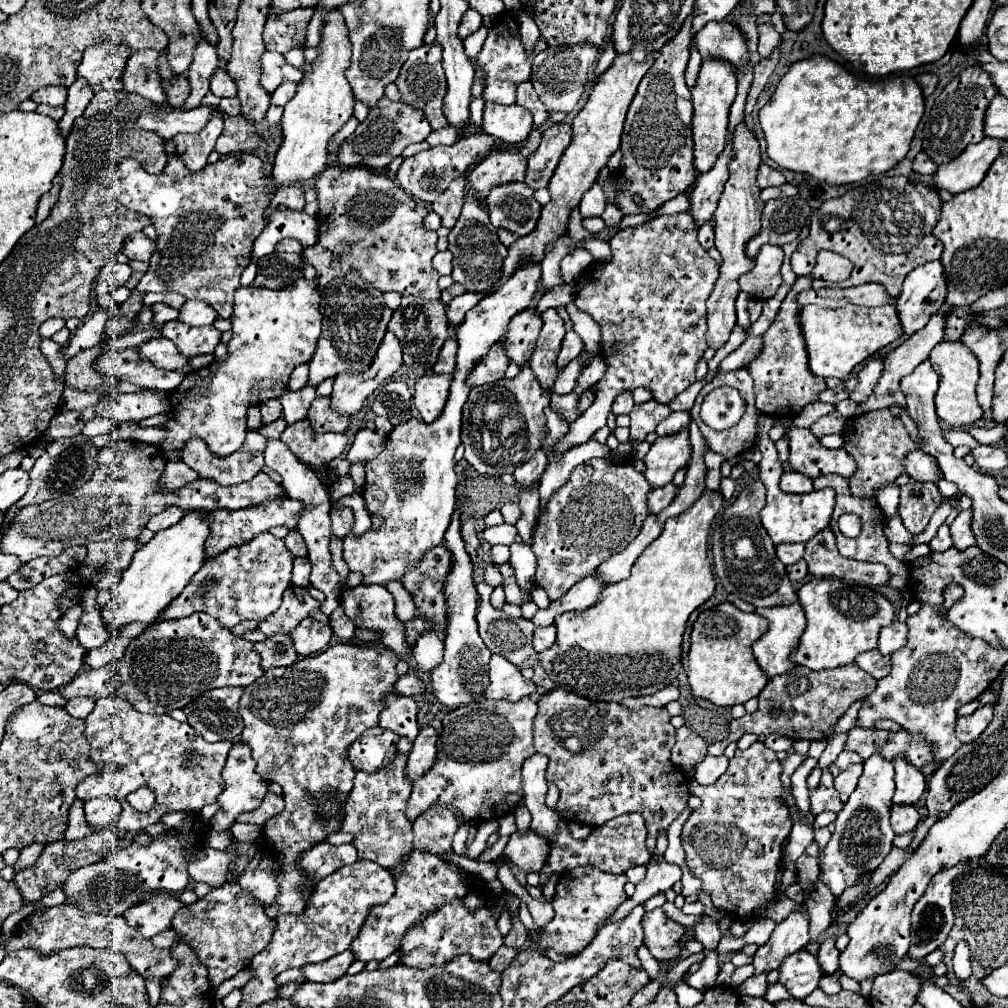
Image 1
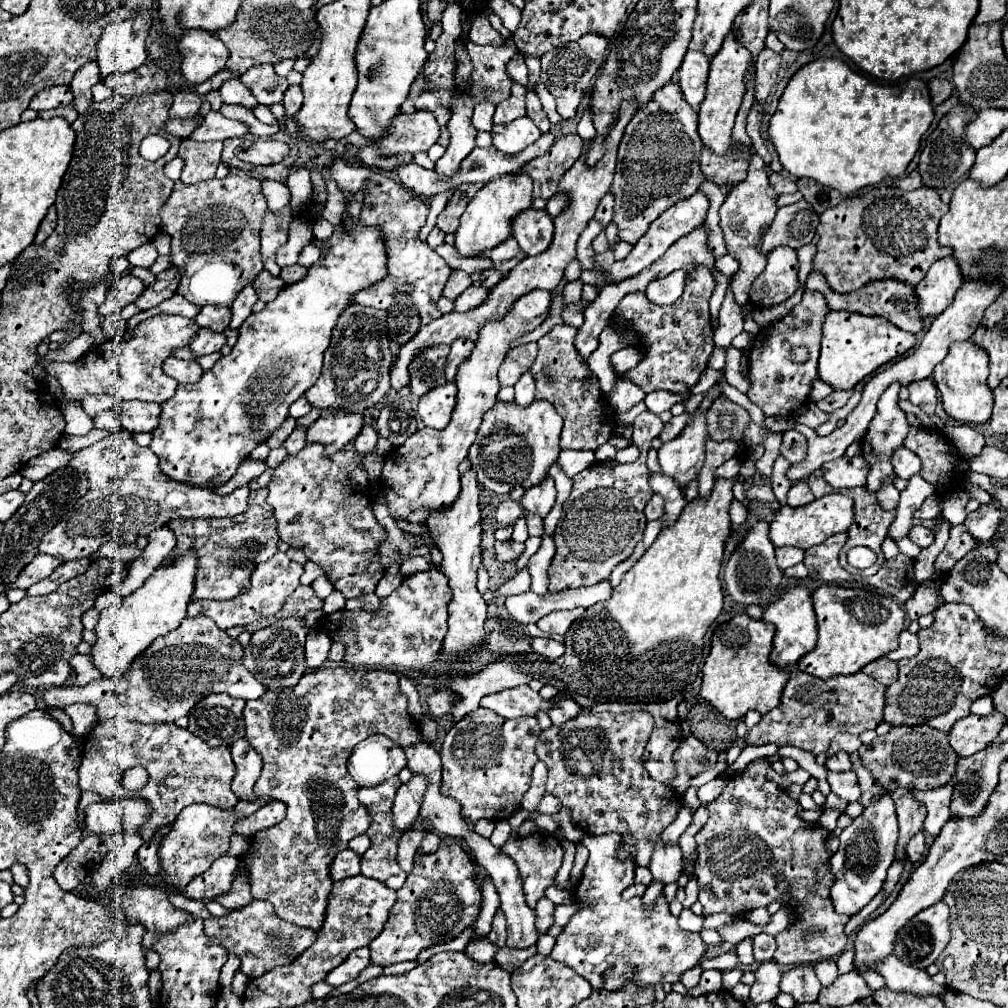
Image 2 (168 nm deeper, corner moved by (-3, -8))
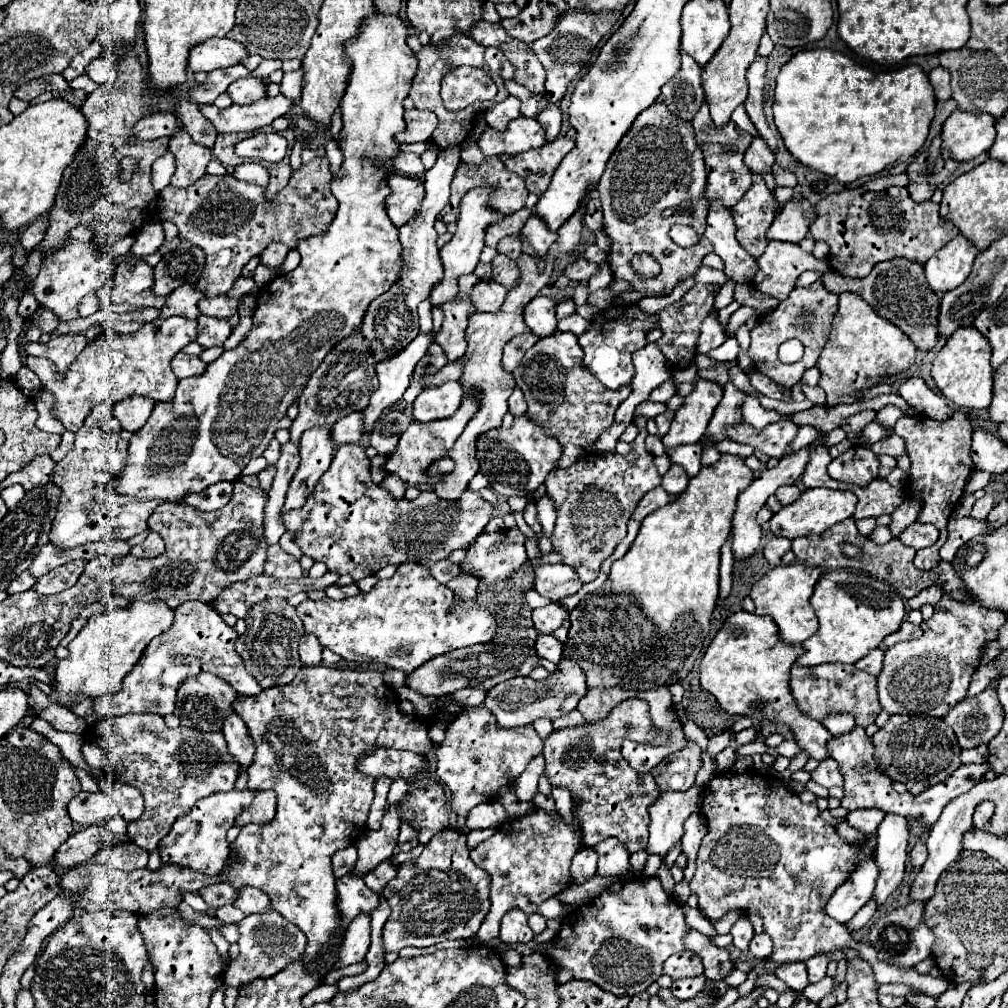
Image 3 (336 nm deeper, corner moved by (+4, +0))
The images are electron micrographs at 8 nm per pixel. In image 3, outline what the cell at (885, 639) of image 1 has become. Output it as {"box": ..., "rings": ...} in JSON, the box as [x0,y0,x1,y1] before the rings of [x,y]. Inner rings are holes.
{"box":[880,621,922,651],"rings":[[[904,621],[896,633],[888,635],[888,637],[882,641],[880,649],[886,651],[886,649],[890,649],[892,645],[896,645],[896,643],[900,643],[900,641],[912,641],[912,639],[918,639],[920,635],[922,635],[922,629],[920,629],[918,625],[912,625],[912,623],[908,623],[908,621]]]}

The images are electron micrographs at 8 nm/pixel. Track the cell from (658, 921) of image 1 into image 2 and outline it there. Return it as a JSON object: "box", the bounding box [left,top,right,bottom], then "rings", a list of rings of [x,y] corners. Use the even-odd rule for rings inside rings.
{"box":[551,833,707,991],"rings":[[[619,833],[599,837],[583,835],[581,843],[589,849],[589,861],[579,885],[573,889],[573,895],[579,901],[589,901],[591,905],[571,917],[563,933],[557,937],[551,957],[567,963],[595,989],[613,991],[623,989],[629,983],[643,989],[645,985],[679,981],[679,975],[685,969],[701,961],[707,945],[697,933],[683,931],[677,925],[677,917],[671,915],[663,893],[653,903],[653,909],[645,909],[641,897],[623,901],[621,893],[633,885],[635,863],[617,859],[617,849],[621,845]]]}

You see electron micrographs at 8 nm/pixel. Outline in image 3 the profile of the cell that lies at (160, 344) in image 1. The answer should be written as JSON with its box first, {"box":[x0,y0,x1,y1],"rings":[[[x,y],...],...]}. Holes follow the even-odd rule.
{"box":[172,353,206,379],"rings":[[[178,353],[178,355],[174,355],[174,359],[172,359],[172,371],[174,371],[174,375],[176,375],[178,379],[204,373],[204,369],[206,369],[206,363],[200,361],[198,357],[194,357],[194,355]]]}

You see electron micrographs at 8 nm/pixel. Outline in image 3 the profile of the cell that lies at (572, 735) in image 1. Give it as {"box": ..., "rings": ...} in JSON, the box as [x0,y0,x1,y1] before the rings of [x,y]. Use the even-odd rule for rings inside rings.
{"box":[544,699,668,853],"rings":[[[642,699],[622,701],[600,721],[554,729],[544,741],[544,773],[552,787],[568,789],[574,797],[574,815],[582,827],[582,841],[586,847],[592,847],[606,837],[618,837],[628,853],[646,849],[650,821],[648,807],[658,801],[660,789],[654,785],[650,773],[636,773],[622,757],[620,745],[625,739],[653,745],[664,745],[668,741],[666,734],[654,729],[648,703]]]}

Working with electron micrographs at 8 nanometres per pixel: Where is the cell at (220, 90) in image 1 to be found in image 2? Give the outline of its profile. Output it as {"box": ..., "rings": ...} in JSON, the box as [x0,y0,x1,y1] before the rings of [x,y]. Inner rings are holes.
{"box":[219,79,259,109],"rings":[[[239,79],[225,81],[219,91],[221,91],[221,97],[223,97],[225,103],[237,103],[237,105],[243,105],[243,107],[249,107],[249,109],[255,109],[259,105],[255,101],[253,93]]]}

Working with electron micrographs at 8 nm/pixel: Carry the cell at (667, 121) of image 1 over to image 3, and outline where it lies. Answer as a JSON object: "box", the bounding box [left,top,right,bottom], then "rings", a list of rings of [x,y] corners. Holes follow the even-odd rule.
{"box":[596,101,712,293],"rings":[[[662,101],[652,103],[636,117],[634,125],[616,145],[596,185],[604,211],[604,231],[612,241],[608,257],[614,277],[630,281],[634,289],[642,293],[670,293],[680,279],[692,277],[704,255],[712,253],[712,245],[704,237],[708,215],[708,205],[702,201],[704,187],[706,171],[702,149],[698,149],[692,125],[674,117]],[[682,203],[690,203],[690,211],[680,211]],[[668,207],[676,207],[678,213],[666,221],[662,219],[662,211]],[[674,223],[694,227],[700,241],[692,247],[676,245],[668,235]],[[636,255],[654,257],[660,263],[660,273],[652,279],[644,279],[630,263]]]}

